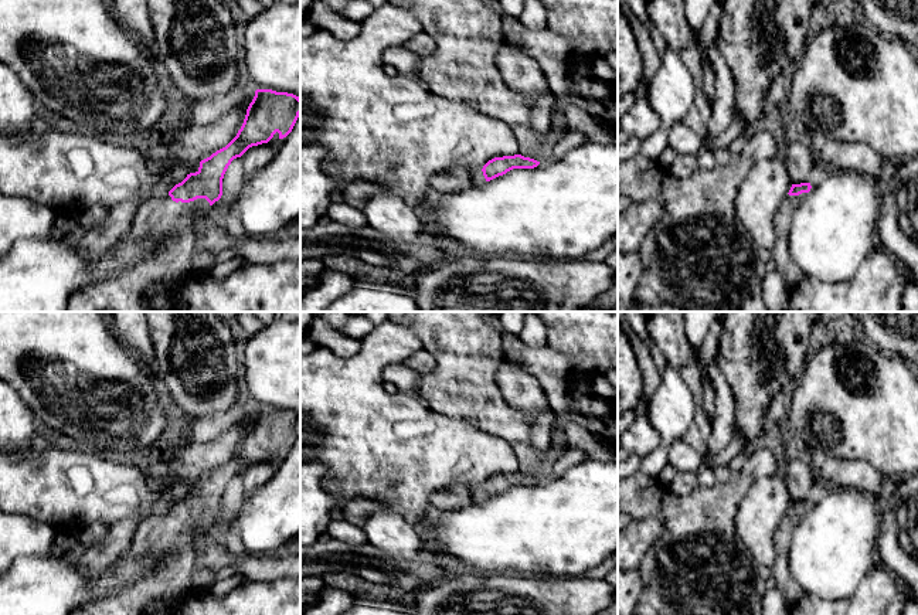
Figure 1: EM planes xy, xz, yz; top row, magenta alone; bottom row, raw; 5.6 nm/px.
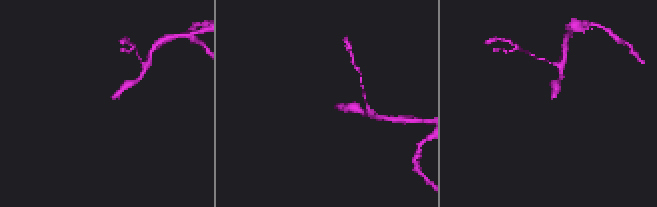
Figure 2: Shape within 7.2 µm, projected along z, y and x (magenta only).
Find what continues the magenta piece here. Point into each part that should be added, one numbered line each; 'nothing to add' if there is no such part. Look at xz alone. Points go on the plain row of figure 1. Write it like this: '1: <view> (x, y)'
1: xz (476, 491)

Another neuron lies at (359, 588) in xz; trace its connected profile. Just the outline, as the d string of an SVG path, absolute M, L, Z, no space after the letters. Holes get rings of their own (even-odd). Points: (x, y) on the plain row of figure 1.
M330 572L323 577L326 588L348 592L353 599L364 602L384 602L395 598L395 591L388 585L375 585L367 580L347 572Z

